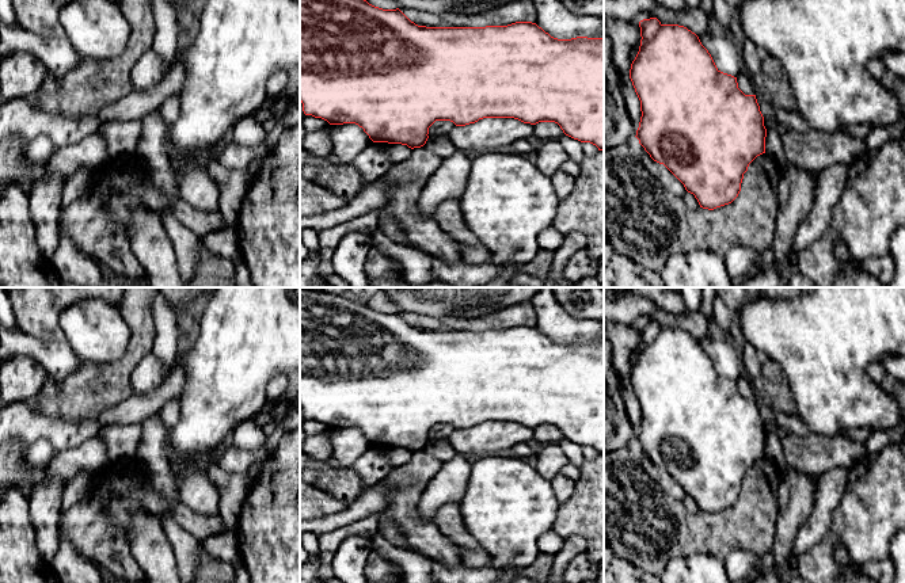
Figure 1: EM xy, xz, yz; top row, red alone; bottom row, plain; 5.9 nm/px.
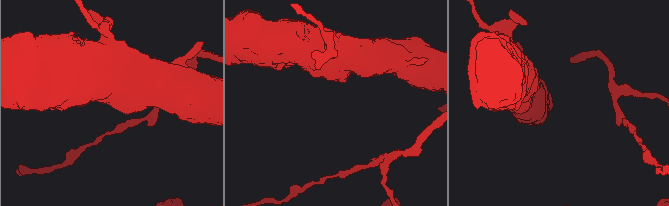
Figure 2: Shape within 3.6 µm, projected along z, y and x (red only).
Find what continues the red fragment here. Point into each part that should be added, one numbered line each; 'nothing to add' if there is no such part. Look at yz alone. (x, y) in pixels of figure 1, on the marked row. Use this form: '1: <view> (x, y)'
nothing to add

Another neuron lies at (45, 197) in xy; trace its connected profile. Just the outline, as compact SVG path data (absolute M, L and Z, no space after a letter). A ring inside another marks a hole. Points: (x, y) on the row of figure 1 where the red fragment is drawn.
M38 172L28 194L28 209L37 229L37 243L49 260L58 245L61 193L65 180L64 176Z

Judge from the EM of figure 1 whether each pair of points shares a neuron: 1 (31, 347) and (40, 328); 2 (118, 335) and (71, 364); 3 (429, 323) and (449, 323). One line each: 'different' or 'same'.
1: different
2: different
3: same

